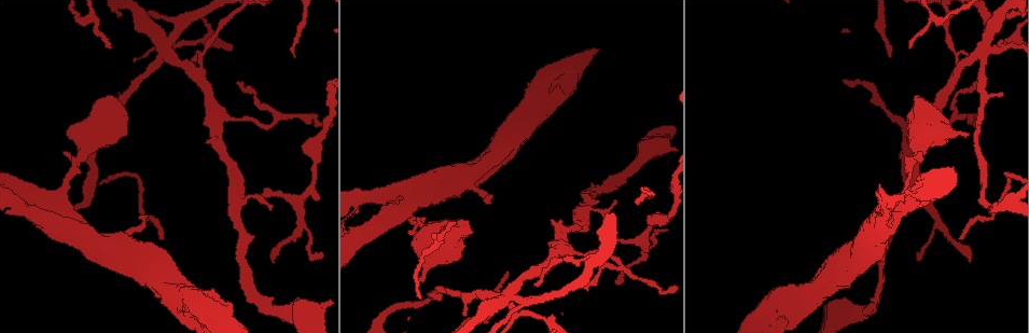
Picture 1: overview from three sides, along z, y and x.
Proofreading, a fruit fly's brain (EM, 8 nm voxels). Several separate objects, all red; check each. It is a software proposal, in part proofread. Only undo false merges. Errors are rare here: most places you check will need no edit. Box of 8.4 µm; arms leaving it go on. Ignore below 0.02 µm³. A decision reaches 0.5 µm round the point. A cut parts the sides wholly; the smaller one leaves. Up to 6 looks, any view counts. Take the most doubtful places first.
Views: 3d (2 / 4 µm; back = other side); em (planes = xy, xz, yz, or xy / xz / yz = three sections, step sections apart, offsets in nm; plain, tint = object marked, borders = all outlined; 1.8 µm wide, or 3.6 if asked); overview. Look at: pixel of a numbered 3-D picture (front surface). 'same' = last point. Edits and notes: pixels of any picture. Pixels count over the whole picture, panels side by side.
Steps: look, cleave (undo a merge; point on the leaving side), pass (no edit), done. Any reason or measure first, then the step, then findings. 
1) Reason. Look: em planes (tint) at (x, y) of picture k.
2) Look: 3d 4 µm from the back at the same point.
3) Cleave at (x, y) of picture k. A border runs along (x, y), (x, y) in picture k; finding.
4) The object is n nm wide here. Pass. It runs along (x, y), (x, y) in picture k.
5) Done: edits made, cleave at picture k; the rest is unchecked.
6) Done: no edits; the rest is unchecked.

Branch point. Look: 3d 2 µm at (511, 297) of picture 1.

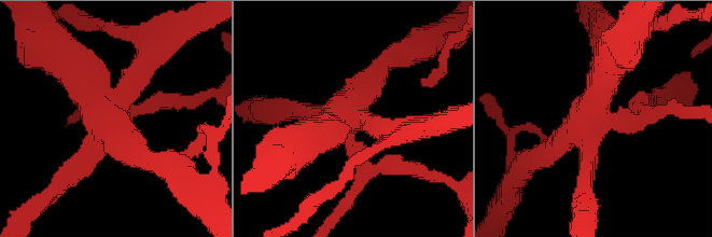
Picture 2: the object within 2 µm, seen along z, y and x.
Look: em 3.6 µm yz step 8 (plain) at (593, 111) of picture 2.

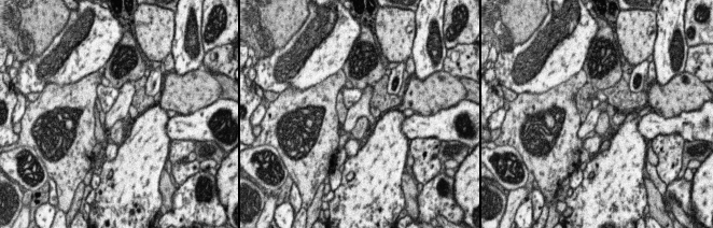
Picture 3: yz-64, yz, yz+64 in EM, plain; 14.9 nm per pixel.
Look: em 3.6 µm yz step 8 (tint) at the same point.

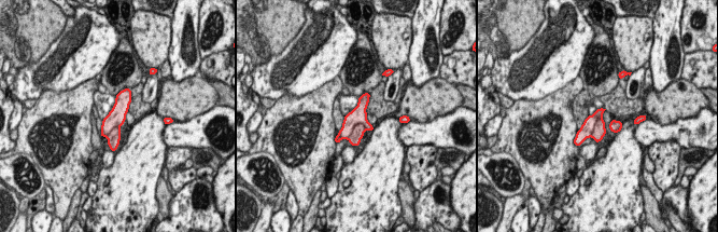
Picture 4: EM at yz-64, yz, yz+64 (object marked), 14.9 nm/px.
Cleave at (354, 139) of picture 4. A border runs along (365, 126), (357, 124), (347, 138) in picture 4; a second cell is stuck on.

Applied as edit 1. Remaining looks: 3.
Redraw. Look: overview.

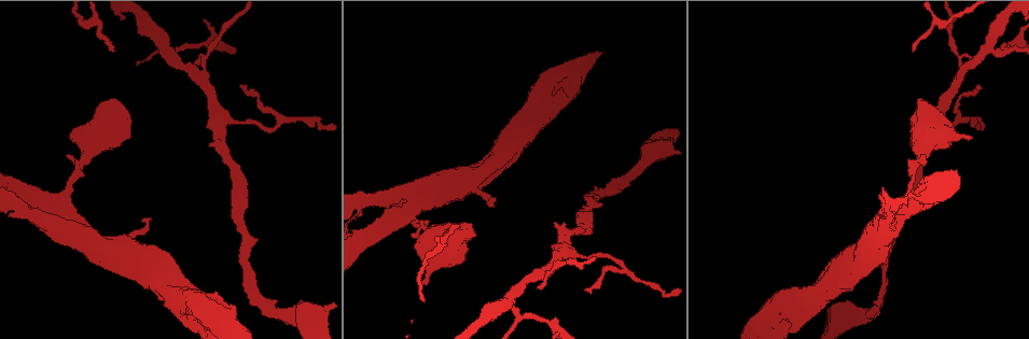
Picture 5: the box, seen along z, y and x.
Look: 3d 2 µm at (61, 202) of picture 5.

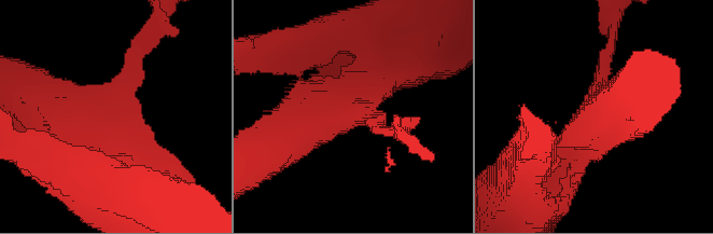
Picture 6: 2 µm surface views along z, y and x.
3 arms meet here. Look: em 3.6 µm planes (tint) at (347, 114) of picture 6.

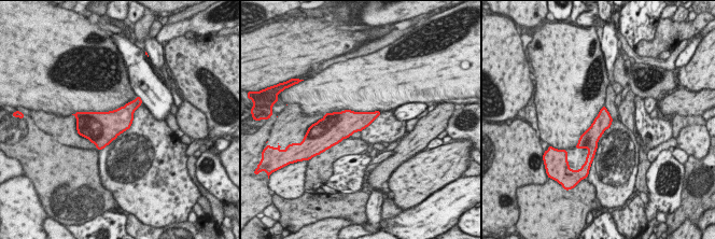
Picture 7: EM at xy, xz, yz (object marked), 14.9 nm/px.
Pass. Continuous, no second cell.

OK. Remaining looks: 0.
Done: edits made, cleave at picture 4; the rest is unchecked.

